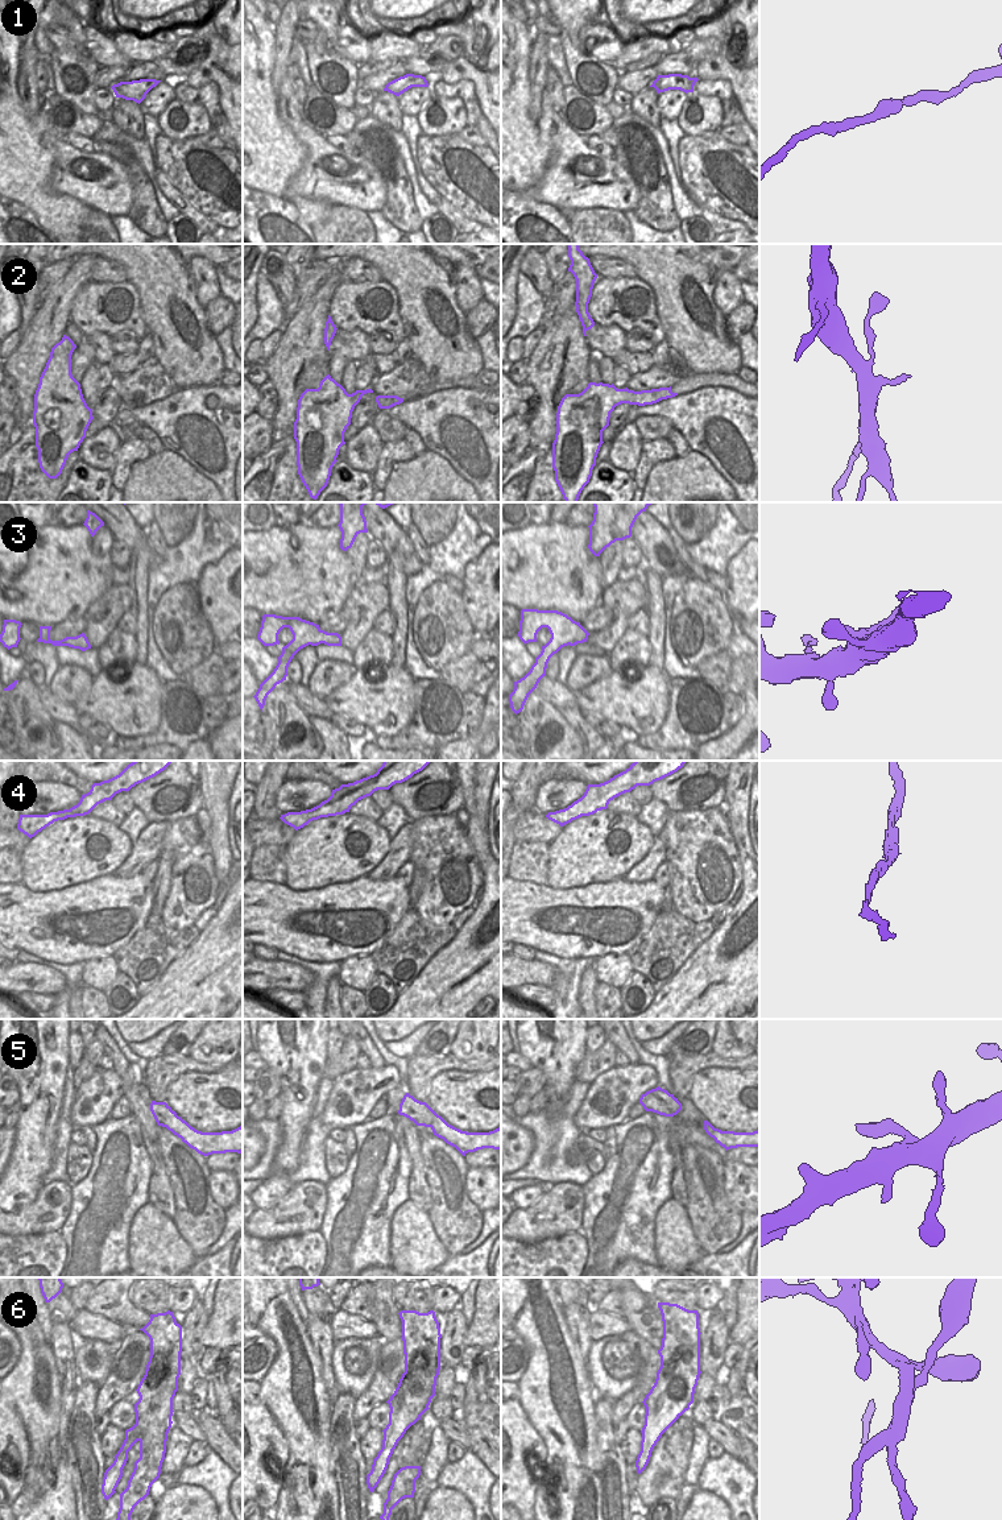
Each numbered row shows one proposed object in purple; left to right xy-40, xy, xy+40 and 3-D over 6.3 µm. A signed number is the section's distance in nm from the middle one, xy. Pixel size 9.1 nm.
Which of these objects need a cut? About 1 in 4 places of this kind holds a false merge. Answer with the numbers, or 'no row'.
3, 6

